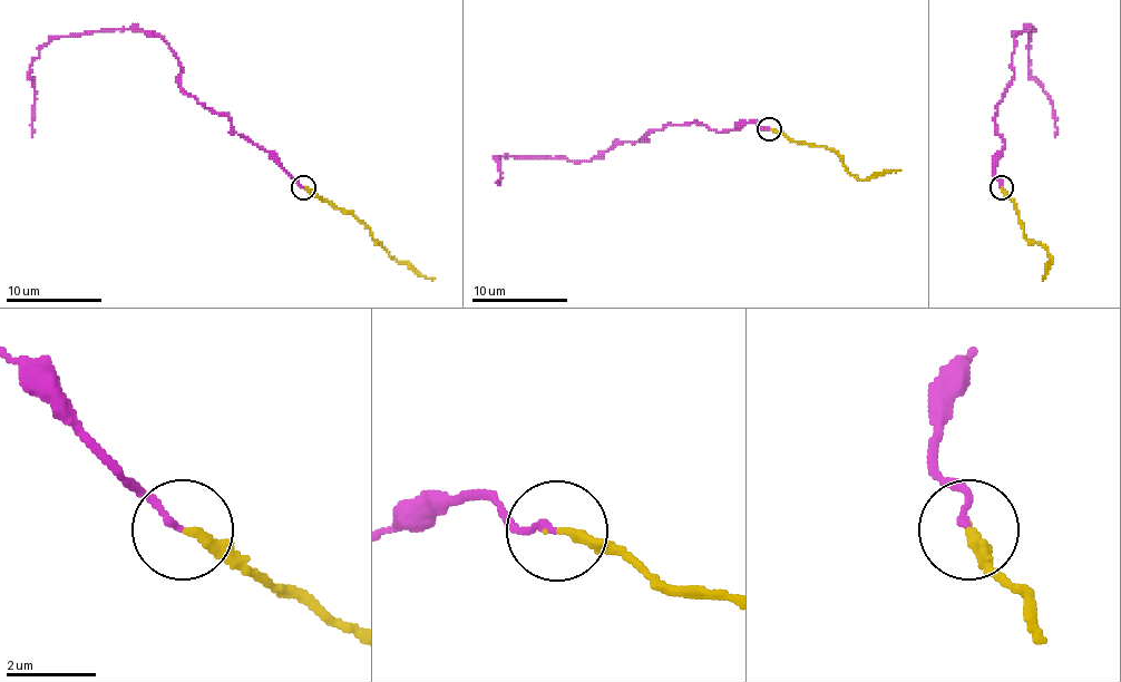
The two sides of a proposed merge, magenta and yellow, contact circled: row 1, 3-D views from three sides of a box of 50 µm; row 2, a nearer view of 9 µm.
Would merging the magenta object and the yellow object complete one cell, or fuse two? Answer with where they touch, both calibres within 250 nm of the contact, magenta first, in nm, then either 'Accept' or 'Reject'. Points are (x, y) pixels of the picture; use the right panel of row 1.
Place: (1002, 187). Thickness 140 nm (magenta) against 220 nm. Accept

